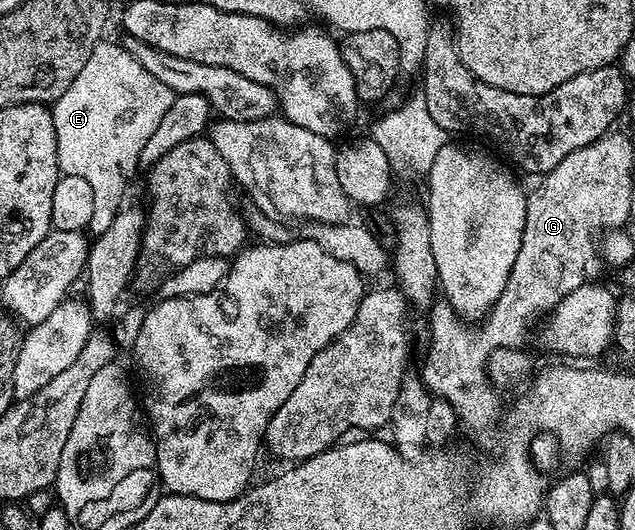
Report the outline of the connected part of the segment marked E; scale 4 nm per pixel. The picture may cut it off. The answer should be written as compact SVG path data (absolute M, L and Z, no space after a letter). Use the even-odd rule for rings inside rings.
M102 40L95 44L91 57L75 80L71 80L71 88L59 96L59 100L52 103L53 123L57 137L57 168L62 175L79 176L87 180L92 187L94 201L94 215L87 227L90 235L96 236L107 232L115 220L118 210L122 209L125 198L125 189L129 186L129 177L139 170L143 144L155 136L155 128L163 121L167 108L171 108L175 95L167 84L155 80L131 52L127 52L124 45L117 46L110 40Z

